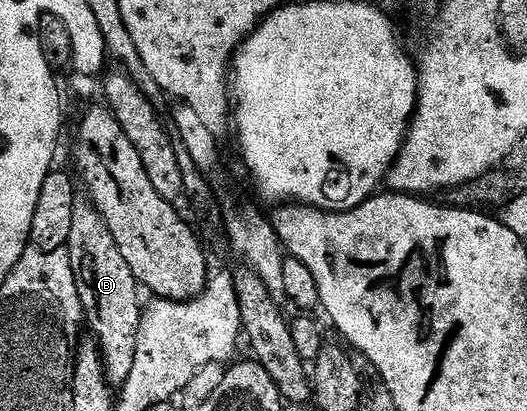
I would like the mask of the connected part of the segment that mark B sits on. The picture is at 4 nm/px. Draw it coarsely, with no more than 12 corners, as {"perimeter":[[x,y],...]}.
{"perimeter":[[76,198],[66,248],[108,382],[133,370],[141,290],[106,219]]}

